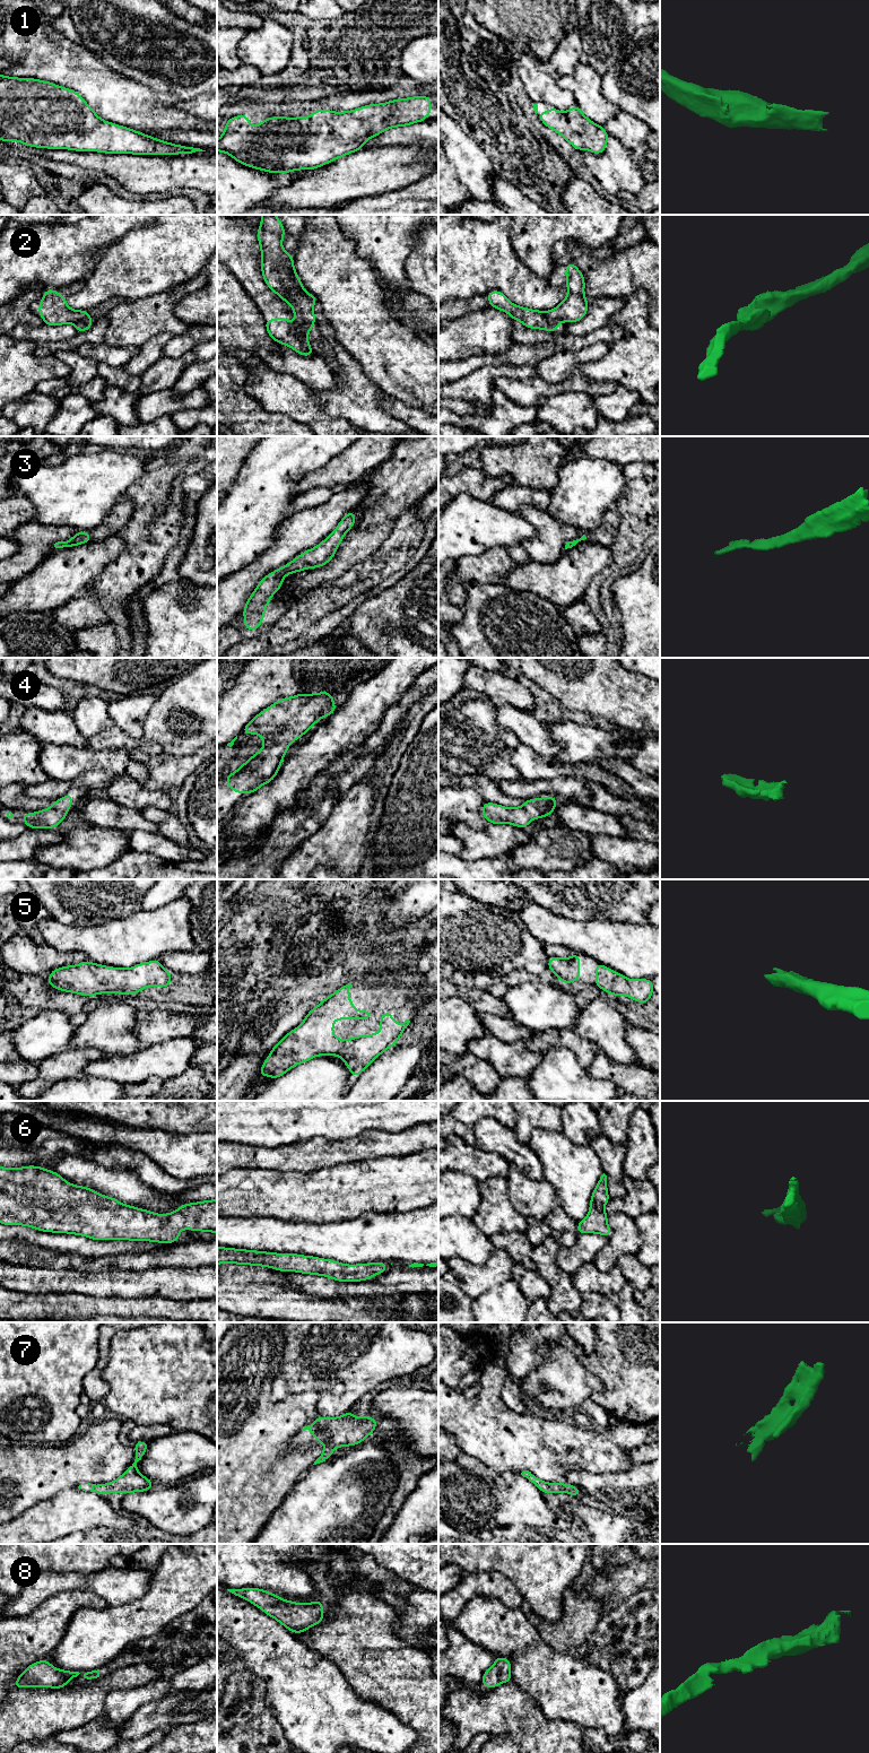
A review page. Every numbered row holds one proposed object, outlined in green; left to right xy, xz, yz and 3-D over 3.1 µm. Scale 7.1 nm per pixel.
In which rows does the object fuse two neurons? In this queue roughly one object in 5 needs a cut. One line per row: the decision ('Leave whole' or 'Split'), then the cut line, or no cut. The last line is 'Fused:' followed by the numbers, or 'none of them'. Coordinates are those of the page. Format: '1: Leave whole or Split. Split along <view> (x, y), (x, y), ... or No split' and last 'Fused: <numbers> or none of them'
1: Leave whole. No split
2: Split. Split along xz (295, 321), (305, 328), (306, 335)
3: Leave whole. No split
4: Leave whole. No split
5: Leave whole. No split
6: Leave whole. No split
7: Leave whole. No split
8: Leave whole. No split
Fused: 2

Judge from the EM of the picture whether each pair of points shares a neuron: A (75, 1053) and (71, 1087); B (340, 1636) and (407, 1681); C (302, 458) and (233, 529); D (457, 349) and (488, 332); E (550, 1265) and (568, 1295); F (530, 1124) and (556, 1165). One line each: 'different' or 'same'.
A: different
B: same
C: same
D: same
E: same
F: different

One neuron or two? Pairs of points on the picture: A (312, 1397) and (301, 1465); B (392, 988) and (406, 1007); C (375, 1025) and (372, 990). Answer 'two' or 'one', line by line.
A: one
B: one
C: one

